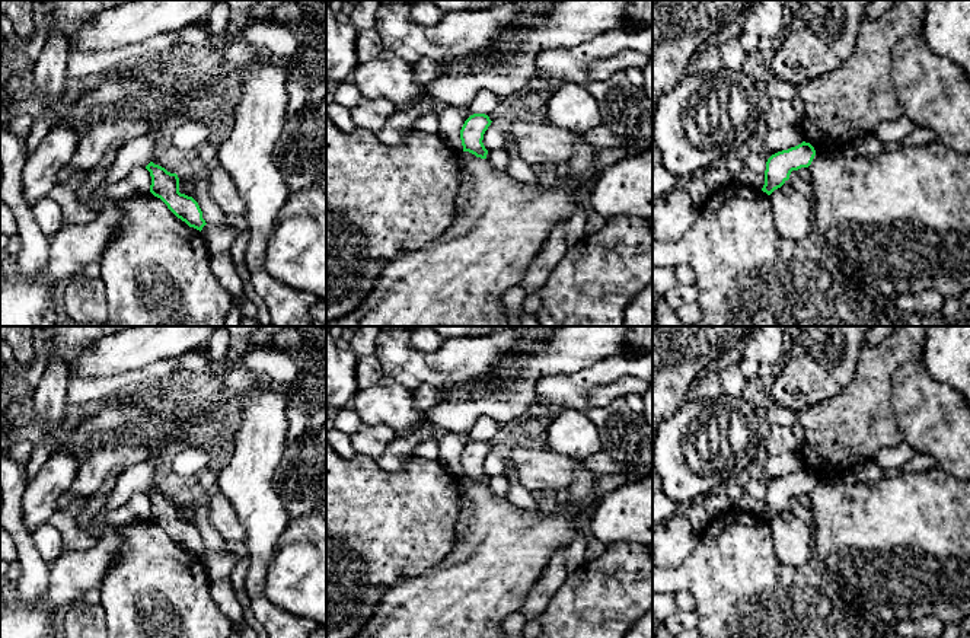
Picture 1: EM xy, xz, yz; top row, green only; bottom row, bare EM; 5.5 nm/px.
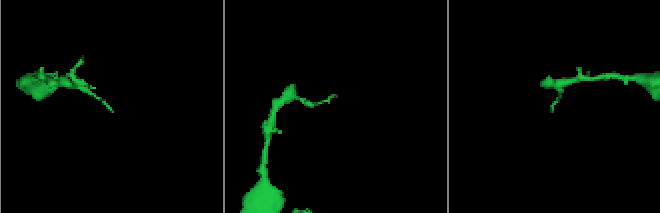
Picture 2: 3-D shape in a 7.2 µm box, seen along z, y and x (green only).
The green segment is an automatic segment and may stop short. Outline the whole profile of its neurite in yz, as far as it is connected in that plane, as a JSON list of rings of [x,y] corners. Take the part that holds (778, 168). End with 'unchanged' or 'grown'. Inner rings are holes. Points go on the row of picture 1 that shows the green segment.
[[[805,141],[772,154],[766,162],[765,185],[762,191],[770,195],[789,179],[792,170],[808,168],[814,156],[814,147]]]; unchanged

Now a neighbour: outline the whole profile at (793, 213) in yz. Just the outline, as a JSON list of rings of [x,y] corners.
[[[782,185],[770,195],[772,216],[776,232],[786,239],[800,240],[810,236],[814,207],[792,185]]]

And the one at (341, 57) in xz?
[[[336,6],[326,7],[326,80],[347,83],[360,64],[355,51],[358,31],[339,15]]]

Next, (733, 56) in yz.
[[[740,36],[718,42],[718,48],[722,60],[722,76],[741,71],[747,52],[740,45]]]

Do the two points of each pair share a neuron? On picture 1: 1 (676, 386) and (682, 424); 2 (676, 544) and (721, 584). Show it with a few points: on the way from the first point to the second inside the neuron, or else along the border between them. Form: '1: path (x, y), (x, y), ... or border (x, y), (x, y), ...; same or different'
1: border (691, 398), (667, 418); different
2: border (698, 535), (694, 551), (677, 567), (667, 570); different

